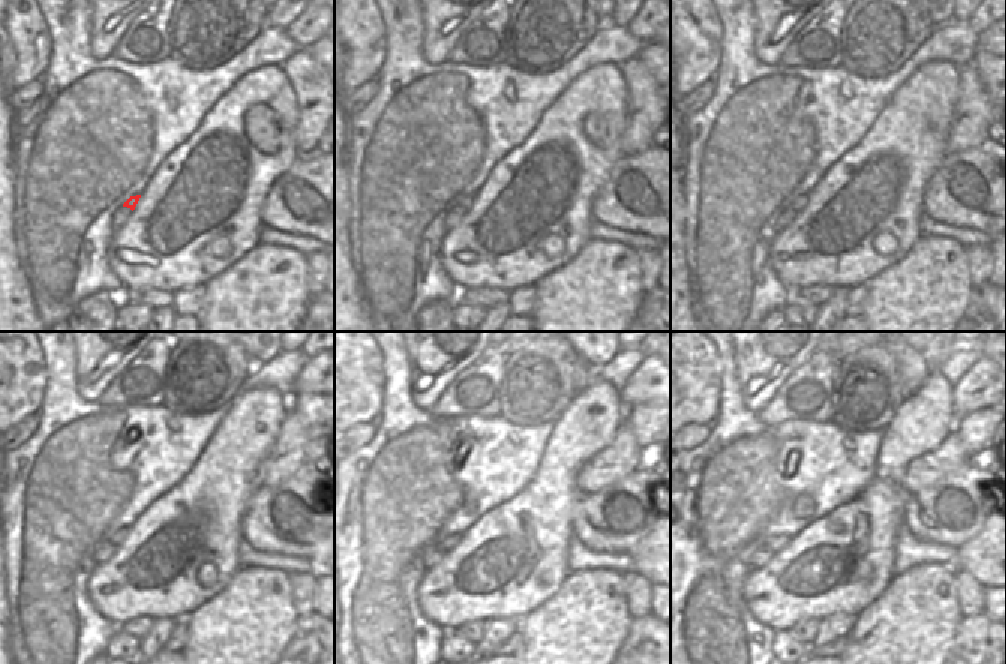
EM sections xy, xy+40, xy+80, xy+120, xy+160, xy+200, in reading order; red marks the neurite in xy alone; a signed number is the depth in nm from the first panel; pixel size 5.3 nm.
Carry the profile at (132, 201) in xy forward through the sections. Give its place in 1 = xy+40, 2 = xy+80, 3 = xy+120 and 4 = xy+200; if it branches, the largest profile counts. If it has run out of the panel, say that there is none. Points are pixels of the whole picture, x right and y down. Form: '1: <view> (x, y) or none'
1: xy+40 (467, 203)
2: xy+80 (798, 201)
3: xy+120 (117, 538)
4: xy+200 (777, 543)

